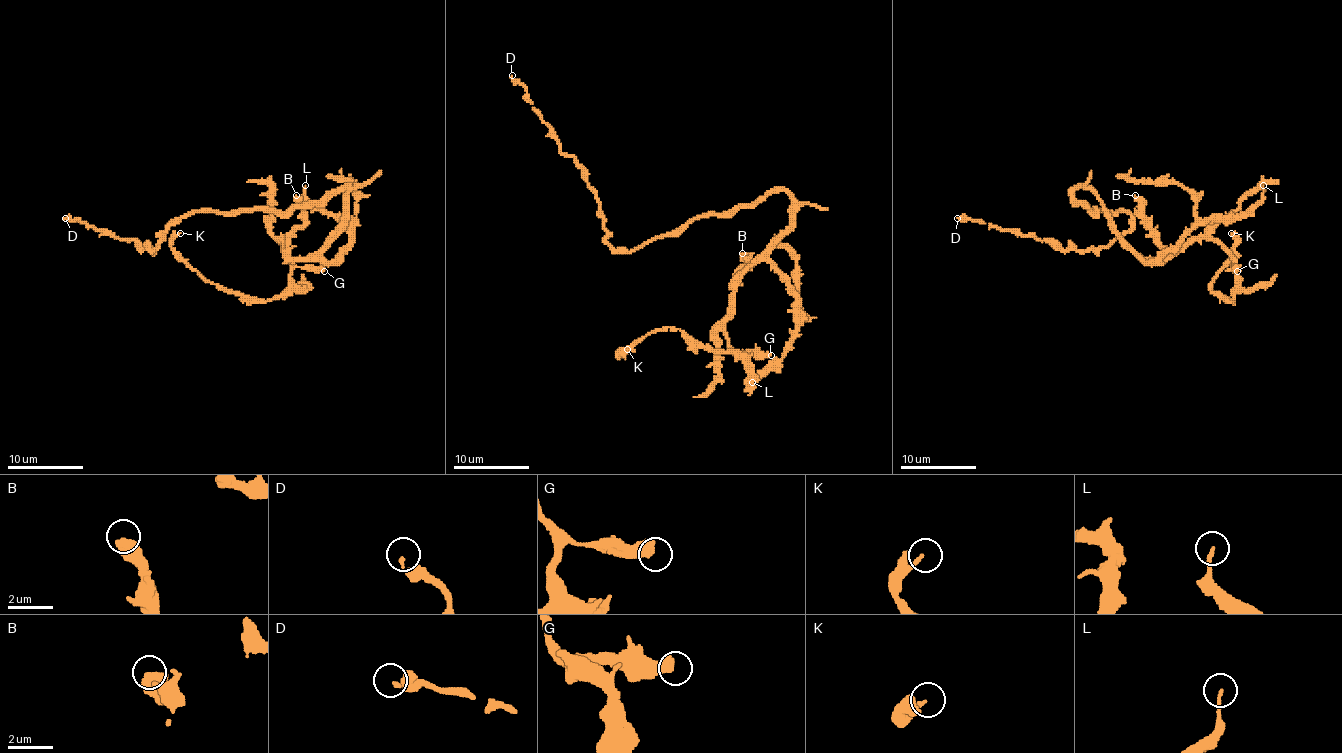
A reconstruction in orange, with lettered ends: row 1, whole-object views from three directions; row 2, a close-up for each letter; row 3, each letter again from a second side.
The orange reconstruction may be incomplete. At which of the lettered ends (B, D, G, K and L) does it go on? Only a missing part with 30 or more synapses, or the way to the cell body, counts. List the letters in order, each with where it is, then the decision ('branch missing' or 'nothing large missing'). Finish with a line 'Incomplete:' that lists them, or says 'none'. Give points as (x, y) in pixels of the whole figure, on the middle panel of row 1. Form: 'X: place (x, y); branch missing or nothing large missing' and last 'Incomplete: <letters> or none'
B: place (742, 253); nothing large missing
D: place (512, 75); nothing large missing
G: place (771, 355); nothing large missing
K: place (627, 349); nothing large missing
L: place (752, 382); nothing large missing
Incomplete: none

